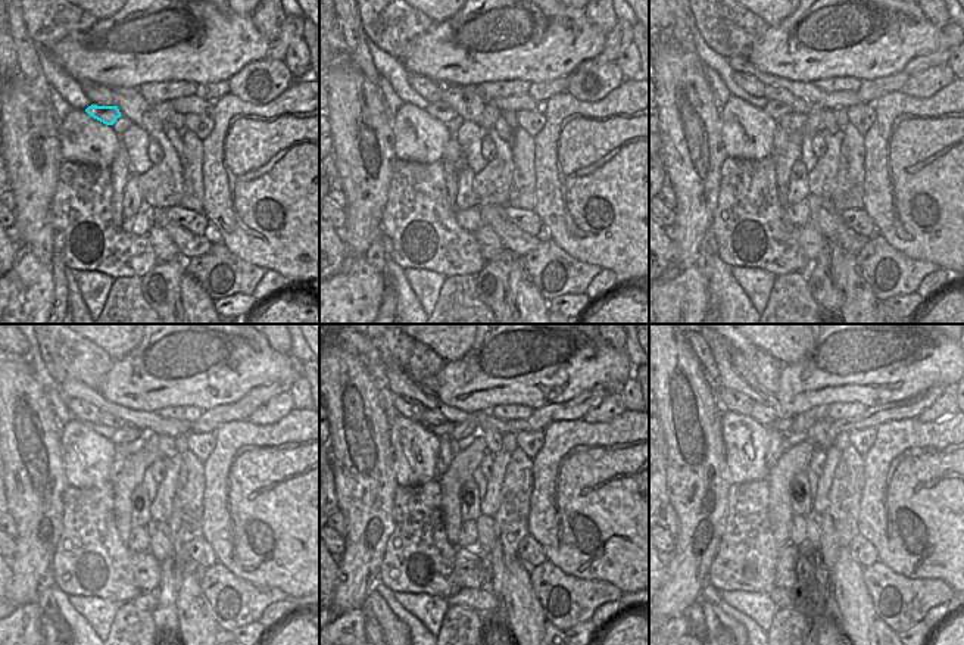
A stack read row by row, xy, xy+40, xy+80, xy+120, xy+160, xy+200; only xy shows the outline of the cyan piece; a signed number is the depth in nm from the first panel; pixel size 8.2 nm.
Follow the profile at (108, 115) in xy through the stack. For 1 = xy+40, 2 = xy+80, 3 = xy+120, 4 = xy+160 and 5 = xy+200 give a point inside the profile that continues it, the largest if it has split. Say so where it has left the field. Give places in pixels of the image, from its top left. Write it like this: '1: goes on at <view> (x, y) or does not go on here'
1: goes on at xy+40 (442, 111)
2: goes on at xy+80 (774, 109)
3: goes on at xy+120 (128, 433)
4: goes on at xy+160 (467, 427)
5: goes on at xy+200 (802, 421)

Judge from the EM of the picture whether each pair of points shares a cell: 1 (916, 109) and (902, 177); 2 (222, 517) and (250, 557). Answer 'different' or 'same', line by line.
1: same
2: same

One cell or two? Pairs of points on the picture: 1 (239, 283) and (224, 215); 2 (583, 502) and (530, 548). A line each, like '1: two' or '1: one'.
1: two
2: two

